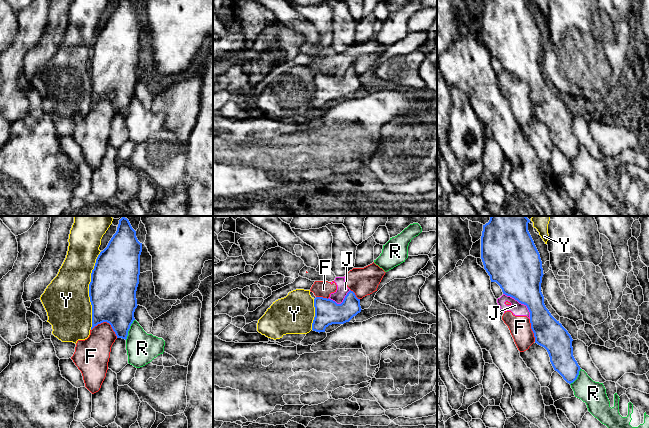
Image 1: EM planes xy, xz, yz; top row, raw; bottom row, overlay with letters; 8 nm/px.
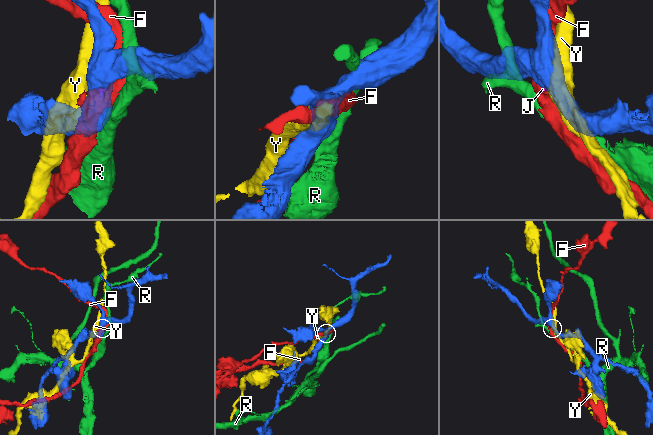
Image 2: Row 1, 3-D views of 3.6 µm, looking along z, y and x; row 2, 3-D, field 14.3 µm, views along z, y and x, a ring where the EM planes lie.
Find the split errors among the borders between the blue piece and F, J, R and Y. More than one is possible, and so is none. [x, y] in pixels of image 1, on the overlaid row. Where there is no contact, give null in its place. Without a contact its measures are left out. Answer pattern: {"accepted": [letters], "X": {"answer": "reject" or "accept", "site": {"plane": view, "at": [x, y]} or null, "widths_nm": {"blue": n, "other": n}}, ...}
{"accepted": [], "F": {"answer": "reject", "site": {"plane": "xy", "at": [107, 322]}, "widths_nm": {"blue": 380, "other": 240}}, "J": {"answer": "reject", "site": {"plane": "yz", "at": [521, 303]}, "widths_nm": {"blue": 380, "other": 110}}, "R": {"answer": "reject", "site": {"plane": "xy", "at": [129, 328]}, "widths_nm": {"blue": 360, "other": 240}}, "Y": {"answer": "reject", "site": {"plane": "xy", "at": [89, 290]}, "widths_nm": {"blue": 380, "other": 380}}}

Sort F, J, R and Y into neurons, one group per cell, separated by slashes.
F J / R / Y

